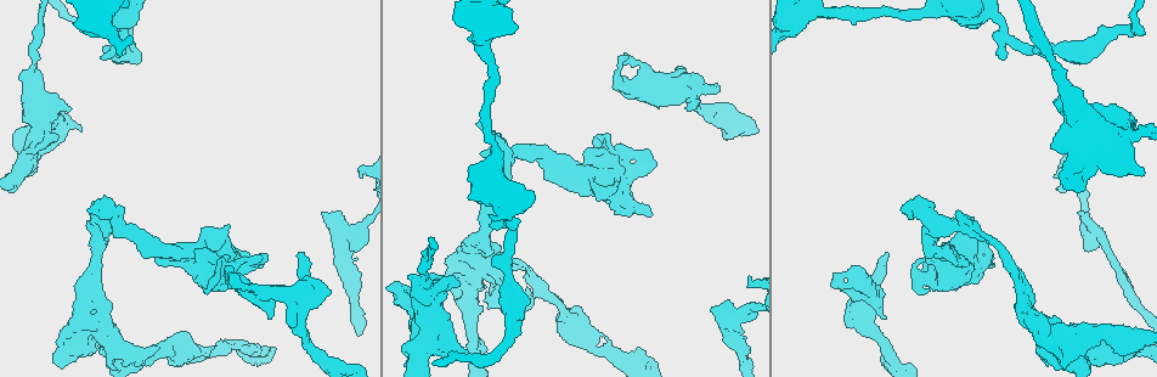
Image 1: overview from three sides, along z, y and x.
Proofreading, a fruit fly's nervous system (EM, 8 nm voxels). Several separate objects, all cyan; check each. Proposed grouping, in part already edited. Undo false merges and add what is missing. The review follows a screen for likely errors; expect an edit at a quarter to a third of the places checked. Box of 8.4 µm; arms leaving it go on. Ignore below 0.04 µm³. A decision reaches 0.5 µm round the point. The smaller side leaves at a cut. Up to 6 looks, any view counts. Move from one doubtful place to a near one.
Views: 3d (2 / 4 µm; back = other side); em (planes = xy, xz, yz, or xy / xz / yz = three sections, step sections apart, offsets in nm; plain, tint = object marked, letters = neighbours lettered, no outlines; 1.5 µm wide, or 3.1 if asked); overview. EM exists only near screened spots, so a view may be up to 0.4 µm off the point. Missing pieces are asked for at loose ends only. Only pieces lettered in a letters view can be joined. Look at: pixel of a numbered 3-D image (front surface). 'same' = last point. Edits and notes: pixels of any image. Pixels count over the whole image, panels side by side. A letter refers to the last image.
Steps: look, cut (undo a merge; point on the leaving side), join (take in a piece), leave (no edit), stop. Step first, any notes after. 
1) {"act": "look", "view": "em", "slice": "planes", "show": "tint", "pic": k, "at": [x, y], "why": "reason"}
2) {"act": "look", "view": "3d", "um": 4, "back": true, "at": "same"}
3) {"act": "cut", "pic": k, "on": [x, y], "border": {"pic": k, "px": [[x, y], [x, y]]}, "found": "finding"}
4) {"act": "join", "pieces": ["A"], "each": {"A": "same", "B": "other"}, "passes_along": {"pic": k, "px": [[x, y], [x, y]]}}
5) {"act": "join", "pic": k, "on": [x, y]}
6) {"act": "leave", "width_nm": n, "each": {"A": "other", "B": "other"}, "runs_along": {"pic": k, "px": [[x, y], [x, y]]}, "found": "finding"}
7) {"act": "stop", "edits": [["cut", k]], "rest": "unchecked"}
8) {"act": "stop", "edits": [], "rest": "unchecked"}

{"act": "look", "view": "em", "slice": "xz", "step": 8, "show": "tint", "pic": 1, "at": [118, 224], "why": "a fork"}

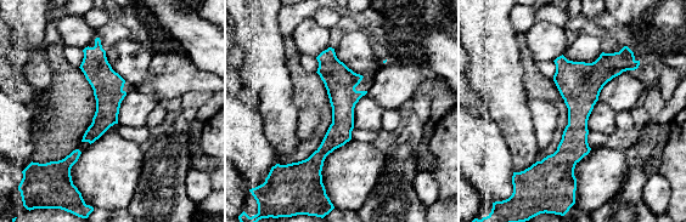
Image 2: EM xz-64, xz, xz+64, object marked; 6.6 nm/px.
{"act": "look", "view": "em", "slice": "planes", "show": "letters", "at": "same"}

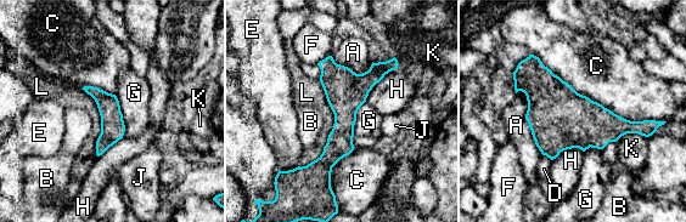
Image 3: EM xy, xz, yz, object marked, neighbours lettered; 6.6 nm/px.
{"act": "leave", "each": {"A": "other", "B": "other", "C": "other", "D": "other", "E": "other", "F": "other", "G": "other", "H": "other", "J": "other", "K": "other", "L": "other"}, "found": "all the same cell"}

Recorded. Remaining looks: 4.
{"act": "look", "view": "em", "slice": "planes", "show": "letters", "pic": 1, "at": [886, 255], "why": "free end"}

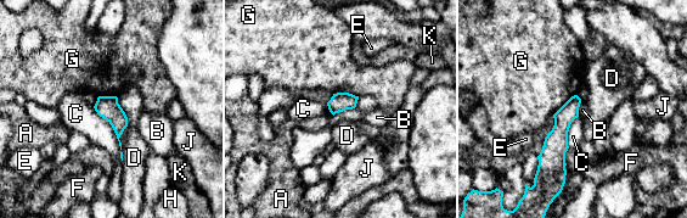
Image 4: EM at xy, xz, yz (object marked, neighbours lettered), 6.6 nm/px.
{"act": "leave", "each": {"A": "other", "B": "other", "C": "other", "D": "other", "E": "other", "F": "other", "G": "other", "H": "other", "J": "other", "K": "other"}, "found": "none of them fits"}

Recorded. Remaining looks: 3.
{"act": "look", "view": "3d", "um": 2, "pic": 1, "at": [507, 341], "why": "calibre changes"}

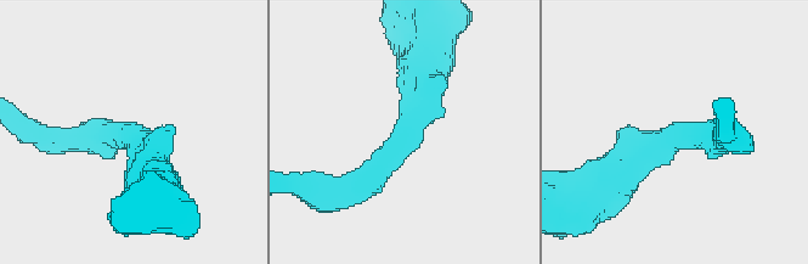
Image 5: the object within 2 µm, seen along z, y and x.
{"act": "look", "view": "em", "slice": "xz", "step": 4, "show": "tint", "pic": 5, "at": [129, 136], "arm_widths_nm": [200, 400], "why": "now the EM"}

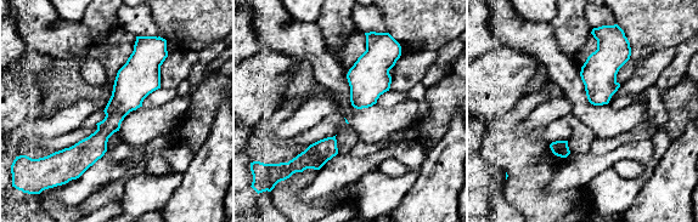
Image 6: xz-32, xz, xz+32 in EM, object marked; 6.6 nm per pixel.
{"act": "look", "view": "em", "slice": "planes", "show": "letters", "at": "same", "why": "another direction"}

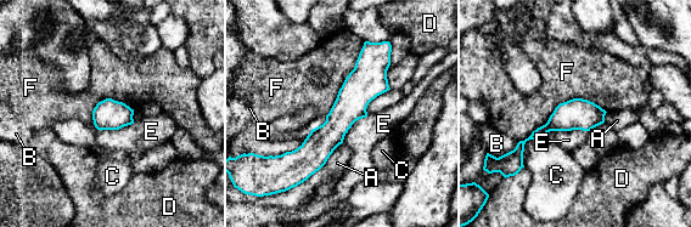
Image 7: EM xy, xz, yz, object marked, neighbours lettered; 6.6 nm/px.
{"act": "leave", "each": {"A": "other", "B": "other", "C": "other", "D": "other", "E": "other", "F": "other"}, "runs_along": {"pic": 7, "px": [[370, 49], [369, 79], [303, 176]]}, "found": "continuous, no second cell"}

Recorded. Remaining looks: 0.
{"act": "stop", "edits": [], "rest": "unchecked"}

